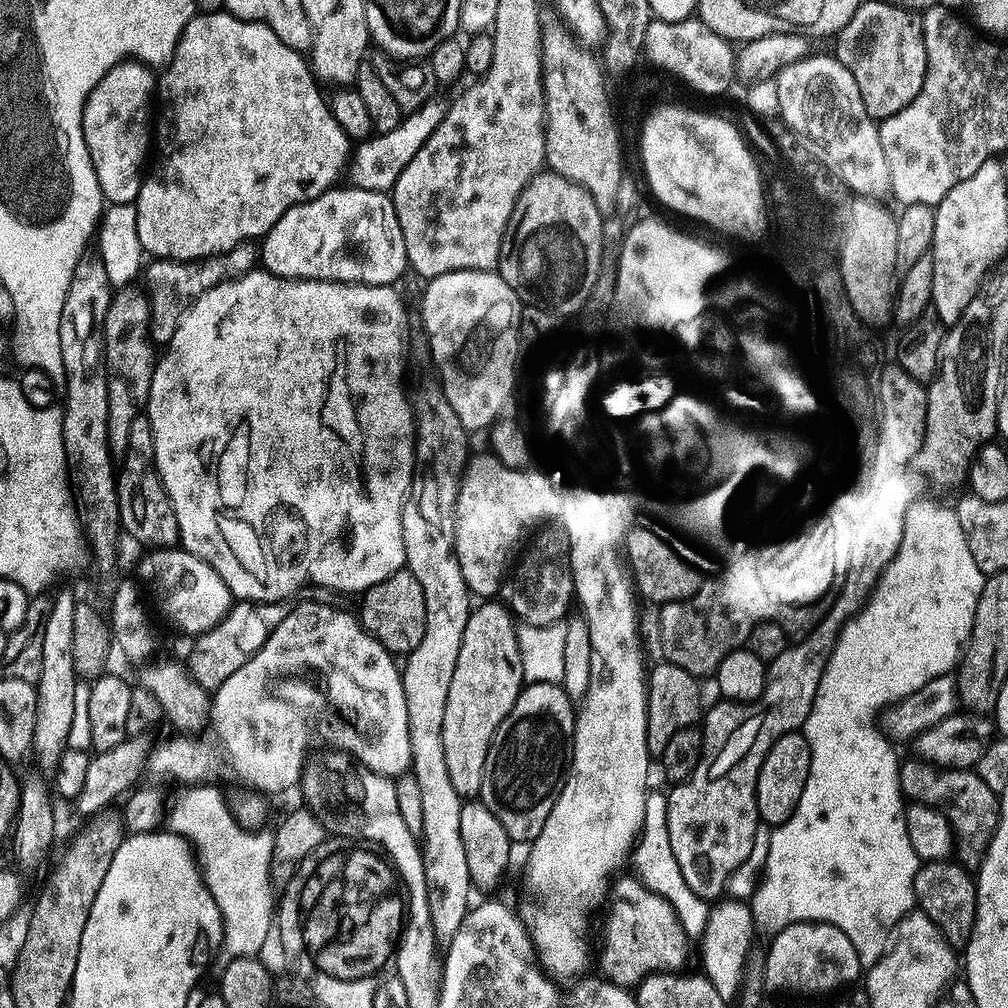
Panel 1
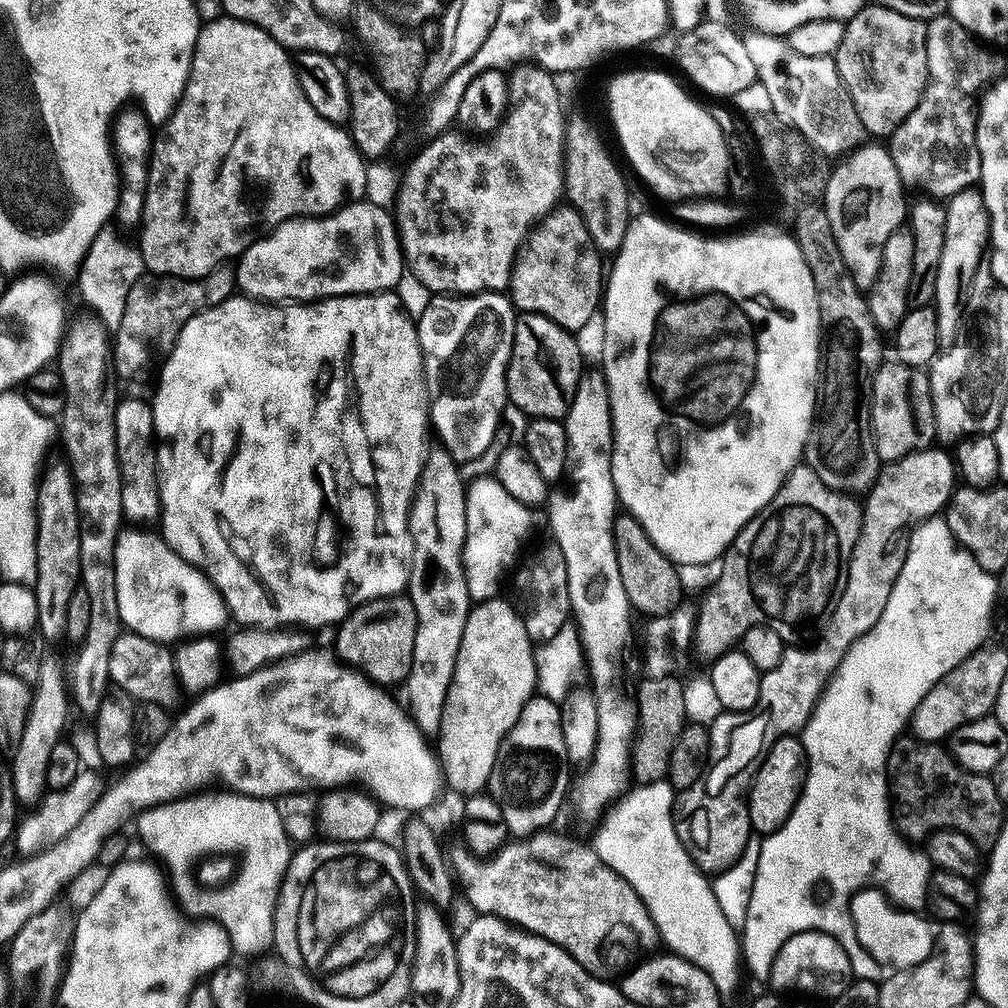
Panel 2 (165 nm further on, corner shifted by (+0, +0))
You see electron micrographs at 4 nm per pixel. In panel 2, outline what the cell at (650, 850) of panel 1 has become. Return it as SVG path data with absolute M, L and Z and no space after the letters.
M667 779L633 787L625 791L603 813L604 821L597 826L596 837L591 837L590 843L605 866L621 876L644 903L656 927L657 937L668 947L665 949L710 974L710 982L714 982L721 997L728 998L740 984L740 972L742 976L740 938L737 929L732 928L730 922L726 922L726 914L722 914L718 898L714 898L709 877L692 861L686 846L682 846L672 817L673 811L674 789Z

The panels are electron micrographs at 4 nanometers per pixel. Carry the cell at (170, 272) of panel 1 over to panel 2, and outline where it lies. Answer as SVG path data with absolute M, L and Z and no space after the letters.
M220 264L210 274L203 277L202 280L180 280L177 276L153 276L145 274L140 280L134 282L132 292L126 300L125 316L122 318L121 330L125 334L127 341L135 341L141 337L140 332L150 335L153 340L162 342L165 338L175 340L176 333L181 326L185 324L195 313L208 308L209 305L218 305L227 300L235 291L235 269L228 264Z

